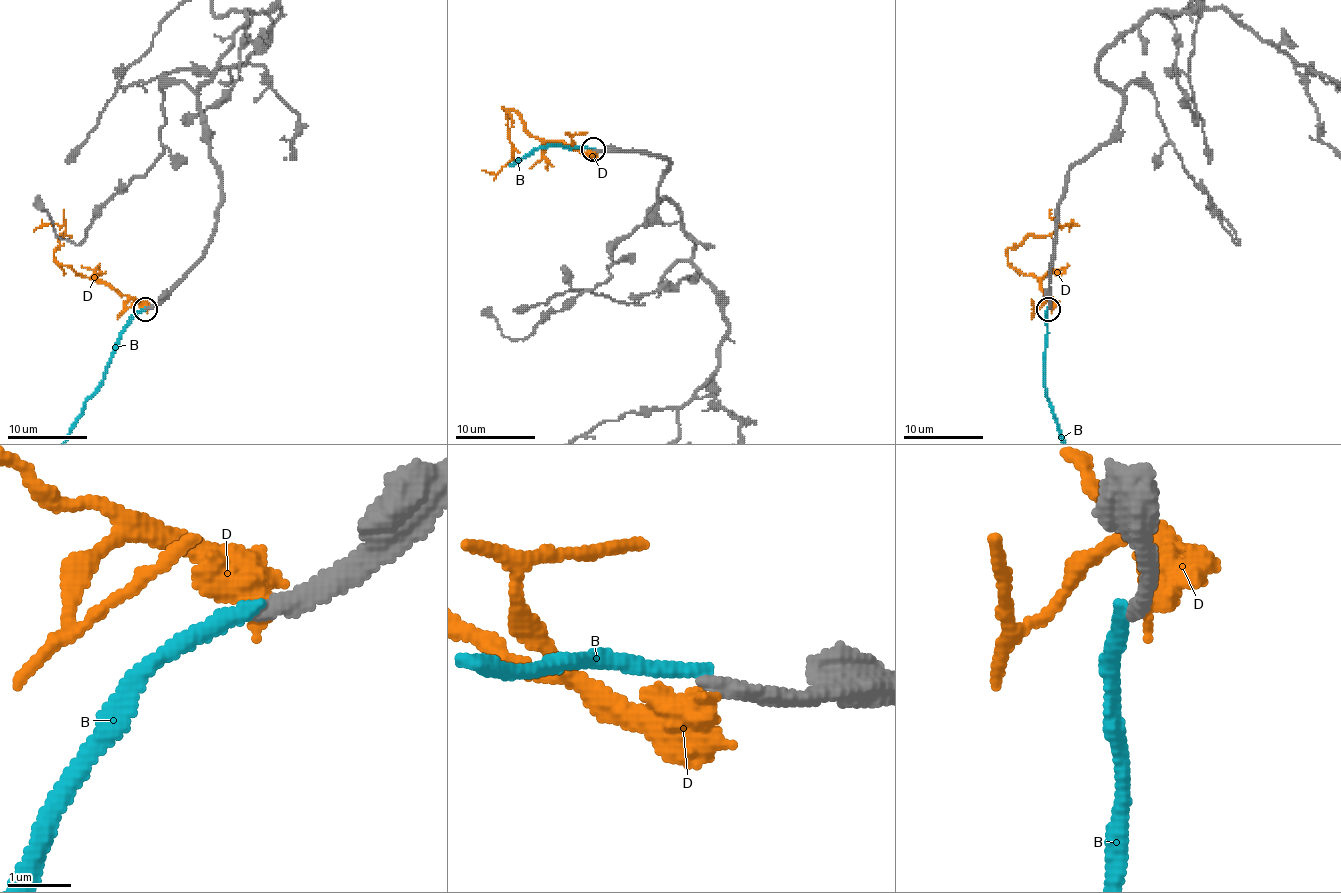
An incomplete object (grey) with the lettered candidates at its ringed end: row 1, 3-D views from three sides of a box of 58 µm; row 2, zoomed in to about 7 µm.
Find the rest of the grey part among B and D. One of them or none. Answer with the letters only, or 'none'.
none

